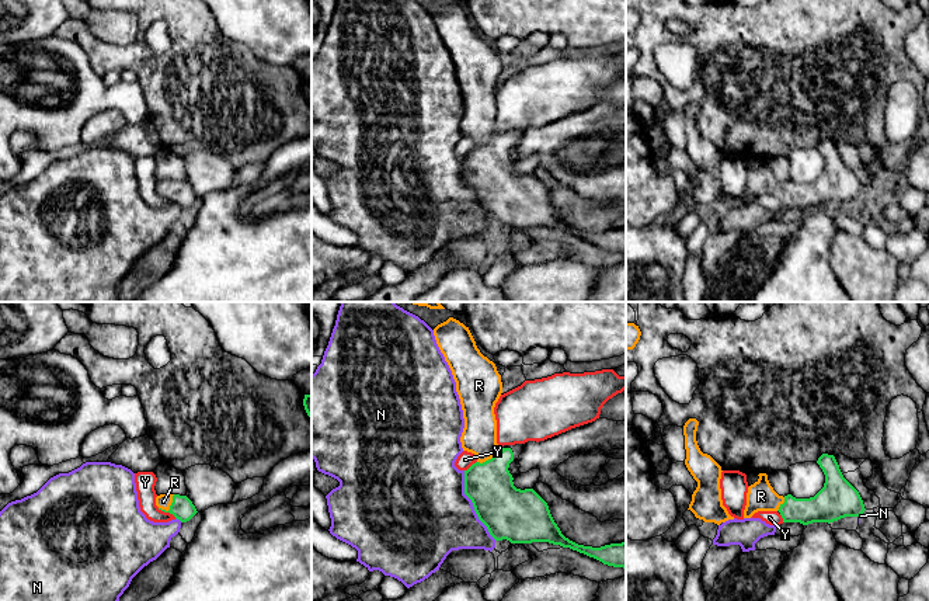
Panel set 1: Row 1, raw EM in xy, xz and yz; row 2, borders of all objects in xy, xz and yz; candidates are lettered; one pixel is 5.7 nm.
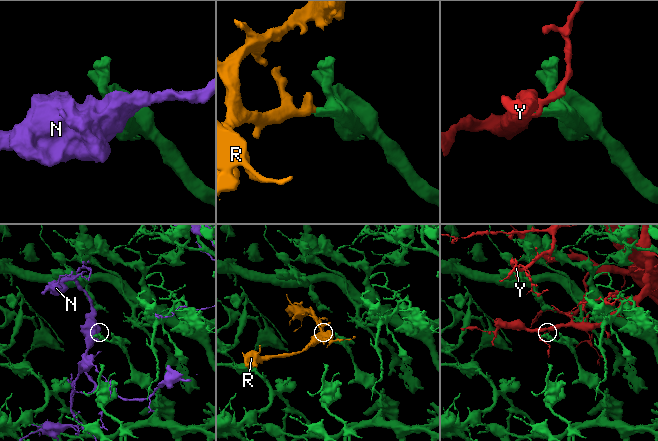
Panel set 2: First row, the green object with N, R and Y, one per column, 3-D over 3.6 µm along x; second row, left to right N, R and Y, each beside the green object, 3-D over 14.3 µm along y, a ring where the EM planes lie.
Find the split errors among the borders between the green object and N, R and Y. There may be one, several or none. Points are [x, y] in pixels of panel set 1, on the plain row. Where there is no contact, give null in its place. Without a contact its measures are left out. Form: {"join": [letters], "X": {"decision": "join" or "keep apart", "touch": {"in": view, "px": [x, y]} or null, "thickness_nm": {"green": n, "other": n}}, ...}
{"join": ["R"], "N": {"decision": "keep apart", "touch": {"in": "xz", "px": [473, 191]}, "thickness_nm": {"green": 300, "other": 460}}, "R": {"decision": "join", "touch": {"in": "xz", "px": [491, 143]}, "thickness_nm": {"green": 260, "other": 200}}, "Y": {"decision": "keep apart", "touch": {"in": "xy", "px": [167, 197]}, "thickness_nm": {"green": 130, "other": 110}}}

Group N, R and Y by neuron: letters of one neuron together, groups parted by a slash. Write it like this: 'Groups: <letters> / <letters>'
Groups: N / R / Y

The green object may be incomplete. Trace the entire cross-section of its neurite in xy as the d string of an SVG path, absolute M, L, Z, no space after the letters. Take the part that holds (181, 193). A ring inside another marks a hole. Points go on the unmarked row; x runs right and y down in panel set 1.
M160 180L156 183L156 191L173 199L181 208L189 206L198 197L187 181L180 180Z

